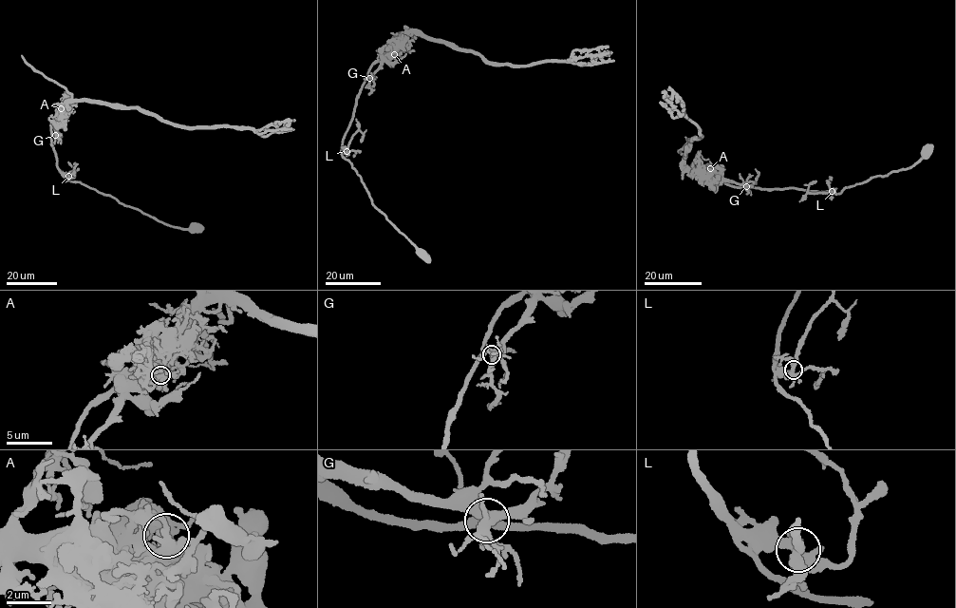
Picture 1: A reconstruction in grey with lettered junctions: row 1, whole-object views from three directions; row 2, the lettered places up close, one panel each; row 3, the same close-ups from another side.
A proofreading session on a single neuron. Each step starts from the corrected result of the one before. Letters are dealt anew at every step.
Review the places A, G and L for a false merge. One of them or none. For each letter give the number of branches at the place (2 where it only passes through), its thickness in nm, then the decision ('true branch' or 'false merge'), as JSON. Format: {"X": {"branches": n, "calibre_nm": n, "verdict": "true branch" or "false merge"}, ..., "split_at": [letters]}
{"A": {"branches": 3, "calibre_nm": 440, "verdict": "false merge"}, "G": {"branches": 3, "calibre_nm": 400, "verdict": "true branch"}, "L": {"branches": 7, "calibre_nm": 380, "verdict": "true branch"}, "split_at": ["A"]}

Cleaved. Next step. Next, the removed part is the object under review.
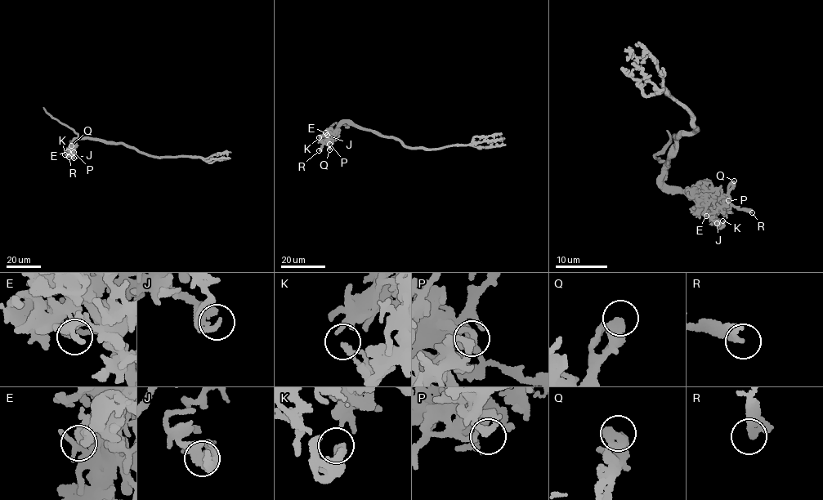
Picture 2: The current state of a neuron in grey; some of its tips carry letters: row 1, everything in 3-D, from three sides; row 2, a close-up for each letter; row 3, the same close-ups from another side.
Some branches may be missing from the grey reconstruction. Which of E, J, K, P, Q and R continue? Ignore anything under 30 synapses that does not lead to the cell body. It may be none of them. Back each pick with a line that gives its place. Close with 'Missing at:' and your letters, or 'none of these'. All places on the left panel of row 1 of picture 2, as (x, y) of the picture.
Missing at: none of these

